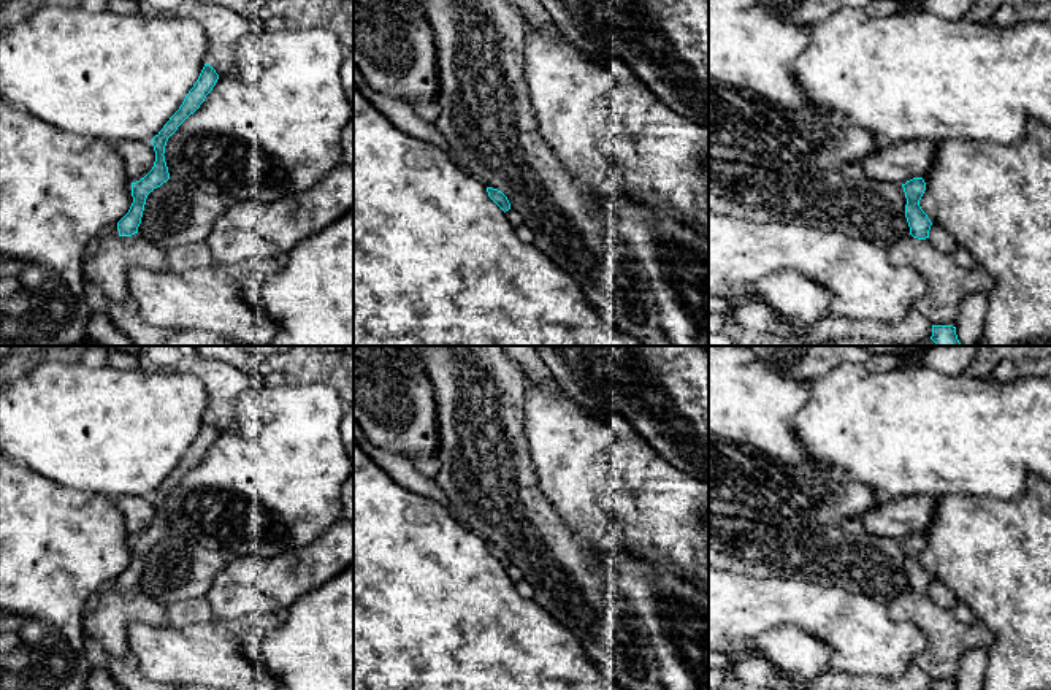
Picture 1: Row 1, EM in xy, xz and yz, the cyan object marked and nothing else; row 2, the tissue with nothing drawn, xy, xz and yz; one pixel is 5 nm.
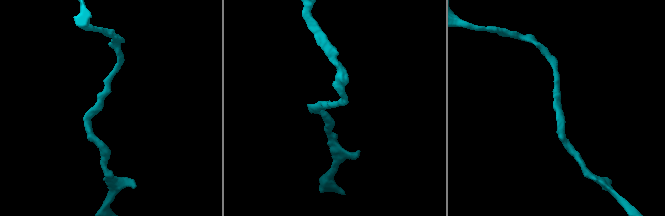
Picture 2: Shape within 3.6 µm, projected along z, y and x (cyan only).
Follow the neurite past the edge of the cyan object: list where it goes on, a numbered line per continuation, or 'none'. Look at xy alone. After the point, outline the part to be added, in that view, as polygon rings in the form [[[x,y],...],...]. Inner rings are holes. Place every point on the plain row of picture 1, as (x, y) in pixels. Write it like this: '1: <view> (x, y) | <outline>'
none

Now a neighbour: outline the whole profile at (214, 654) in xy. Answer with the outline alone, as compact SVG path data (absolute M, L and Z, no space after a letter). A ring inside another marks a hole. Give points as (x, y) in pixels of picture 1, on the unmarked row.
M250 615L233 622L211 620L187 627L157 627L146 622L130 623L127 642L141 673L168 685L204 685L214 690L276 690L277 679L252 655L246 646L250 630L277 628L282 615Z

